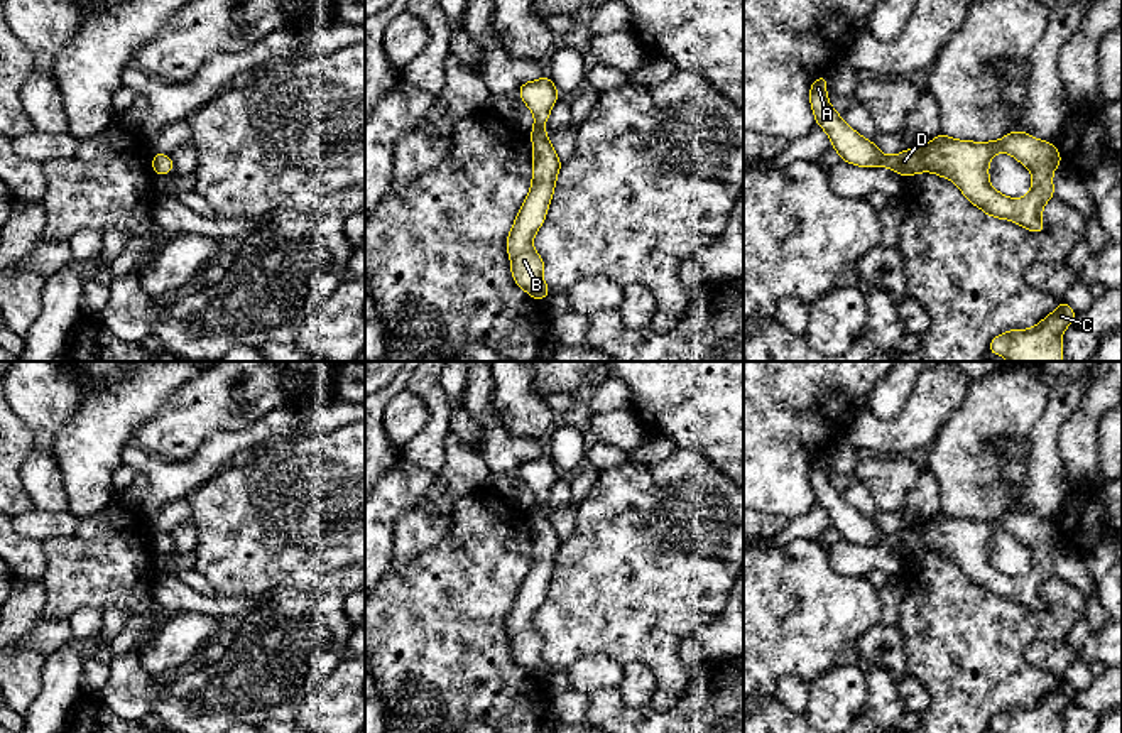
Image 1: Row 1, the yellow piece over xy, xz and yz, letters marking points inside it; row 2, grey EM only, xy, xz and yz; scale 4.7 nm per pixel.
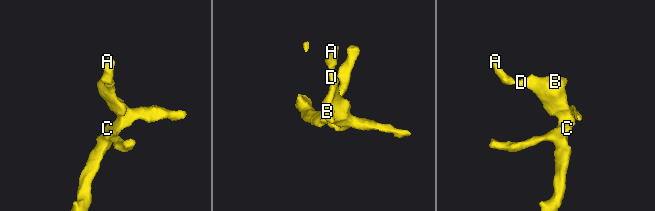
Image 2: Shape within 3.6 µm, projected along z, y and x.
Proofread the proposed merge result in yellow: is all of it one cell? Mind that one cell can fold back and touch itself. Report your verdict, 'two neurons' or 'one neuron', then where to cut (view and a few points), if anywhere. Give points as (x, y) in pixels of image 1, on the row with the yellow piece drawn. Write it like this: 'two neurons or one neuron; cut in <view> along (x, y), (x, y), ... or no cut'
one neuron; no cut

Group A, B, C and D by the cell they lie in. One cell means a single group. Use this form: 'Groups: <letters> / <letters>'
Groups: A B C D

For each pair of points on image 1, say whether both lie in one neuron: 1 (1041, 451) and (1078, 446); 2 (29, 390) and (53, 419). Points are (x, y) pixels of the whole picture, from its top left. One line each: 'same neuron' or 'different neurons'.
1: different neurons
2: same neuron

